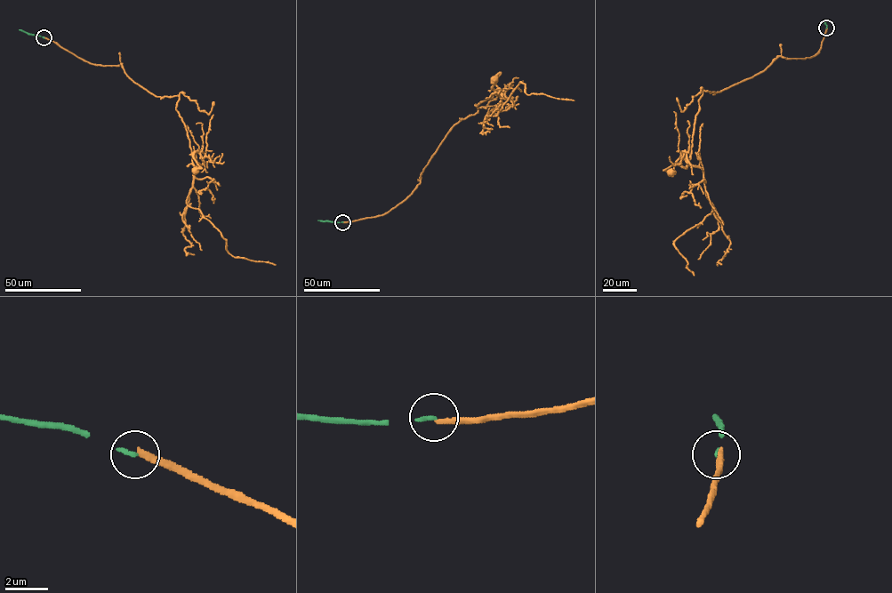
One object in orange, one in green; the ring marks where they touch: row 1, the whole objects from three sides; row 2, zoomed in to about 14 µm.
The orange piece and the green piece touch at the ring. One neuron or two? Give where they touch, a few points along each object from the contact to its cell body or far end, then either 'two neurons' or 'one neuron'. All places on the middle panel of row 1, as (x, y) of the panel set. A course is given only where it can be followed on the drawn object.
(342, 222) | orange via (342, 222), (381, 215), (404, 201), (446, 133), (497, 90), (501, 73), (494, 80) | green via (342, 221), (317, 220) | two neurons

